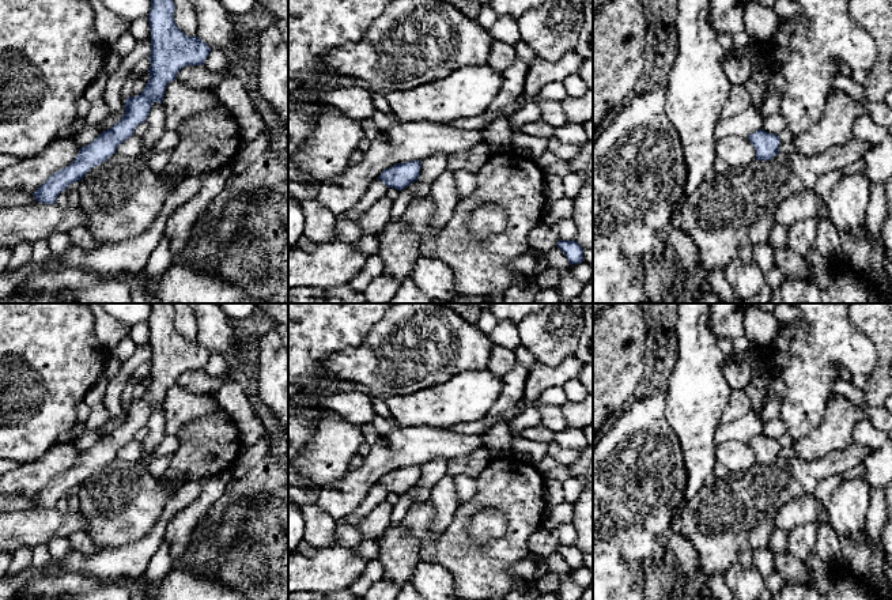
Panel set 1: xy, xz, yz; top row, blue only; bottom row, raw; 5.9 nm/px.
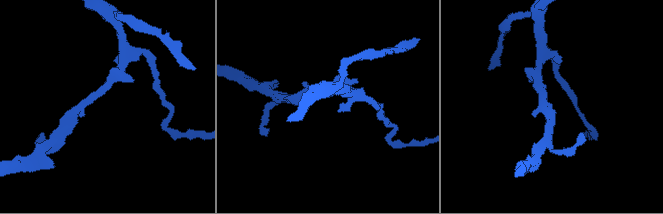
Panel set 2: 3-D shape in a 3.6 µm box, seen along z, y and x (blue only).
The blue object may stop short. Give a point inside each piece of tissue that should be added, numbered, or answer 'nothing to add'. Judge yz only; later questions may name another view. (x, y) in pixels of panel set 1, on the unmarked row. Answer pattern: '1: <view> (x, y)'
nothing to add

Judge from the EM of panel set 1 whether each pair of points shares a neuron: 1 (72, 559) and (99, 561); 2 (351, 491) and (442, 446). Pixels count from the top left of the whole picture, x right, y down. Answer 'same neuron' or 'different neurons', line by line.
1: same neuron
2: same neuron

